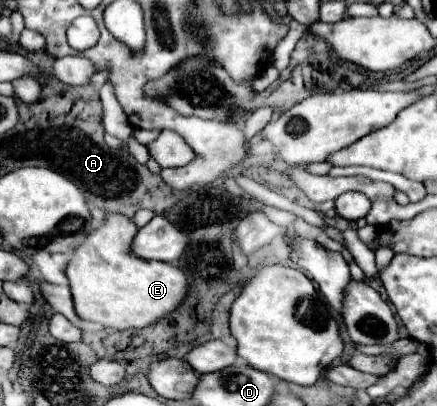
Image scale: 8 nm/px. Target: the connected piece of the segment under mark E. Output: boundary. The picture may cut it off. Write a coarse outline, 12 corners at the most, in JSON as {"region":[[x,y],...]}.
{"region":[[108,212],[68,262],[76,314],[146,328],[190,292]]}

